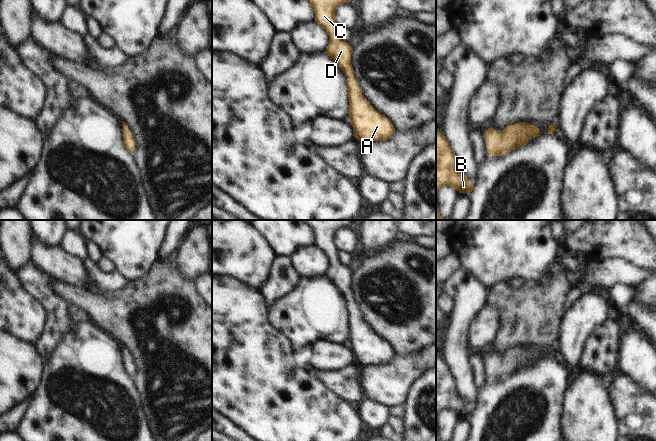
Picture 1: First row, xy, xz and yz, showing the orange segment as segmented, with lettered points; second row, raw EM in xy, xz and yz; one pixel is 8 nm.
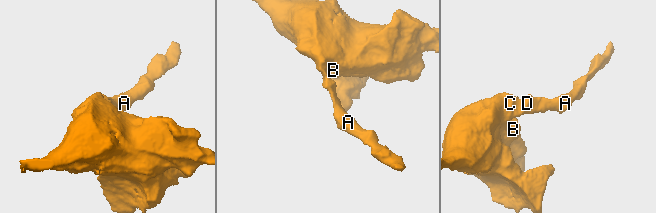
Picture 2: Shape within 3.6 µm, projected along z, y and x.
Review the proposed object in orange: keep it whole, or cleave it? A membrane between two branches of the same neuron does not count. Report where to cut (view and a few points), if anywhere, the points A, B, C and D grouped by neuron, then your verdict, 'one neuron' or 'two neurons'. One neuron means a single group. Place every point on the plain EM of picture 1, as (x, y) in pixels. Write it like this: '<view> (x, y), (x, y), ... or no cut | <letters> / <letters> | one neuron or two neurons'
no cut | A B C D | one neuron

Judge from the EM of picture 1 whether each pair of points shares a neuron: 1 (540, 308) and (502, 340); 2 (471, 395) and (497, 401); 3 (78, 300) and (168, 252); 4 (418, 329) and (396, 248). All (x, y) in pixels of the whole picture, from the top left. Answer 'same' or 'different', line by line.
1: same
2: different
3: different
4: same

